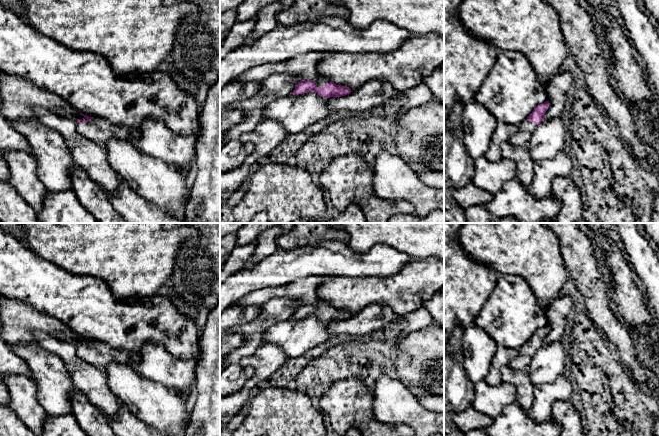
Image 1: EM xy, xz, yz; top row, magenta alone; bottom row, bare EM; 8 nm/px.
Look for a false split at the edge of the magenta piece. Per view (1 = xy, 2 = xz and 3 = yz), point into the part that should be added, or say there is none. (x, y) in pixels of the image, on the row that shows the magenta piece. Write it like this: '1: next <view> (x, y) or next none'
1: next xy (99, 131)
2: next xz (319, 82)
3: next yz (521, 137)

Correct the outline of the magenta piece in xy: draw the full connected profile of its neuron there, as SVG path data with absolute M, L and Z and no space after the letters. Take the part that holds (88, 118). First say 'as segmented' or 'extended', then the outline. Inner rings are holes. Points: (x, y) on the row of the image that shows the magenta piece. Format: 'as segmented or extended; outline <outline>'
extended; outline M83 115L86 119L77 119L77 130L86 138L97 145L104 147L110 138L119 138L121 140L132 142L137 138L137 133L132 129L114 125L106 120Z

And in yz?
extended; outline M549 101L538 105L532 113L519 125L518 131L509 139L515 146L527 147L530 136L538 124L544 120L544 114L549 108Z

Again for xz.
extended; outline M317 77L314 80L301 80L291 94L298 95L306 92L315 92L322 97L341 97L352 91L347 86L336 85L329 79Z

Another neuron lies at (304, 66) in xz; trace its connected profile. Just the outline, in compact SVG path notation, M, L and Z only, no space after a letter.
M310 52L283 62L267 63L249 69L234 81L263 81L279 74L293 75L301 80L314 80L318 77L317 63L322 57L322 52Z

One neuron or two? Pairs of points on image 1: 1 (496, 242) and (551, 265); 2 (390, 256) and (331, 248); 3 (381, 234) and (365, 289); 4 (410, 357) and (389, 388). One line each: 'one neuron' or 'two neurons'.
1: one neuron
2: one neuron
3: two neurons
4: two neurons

